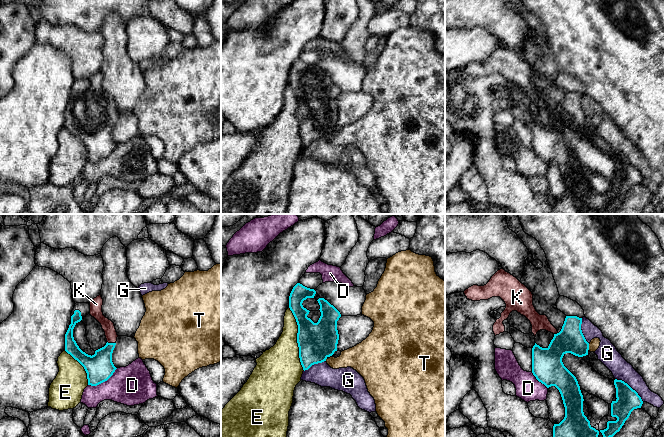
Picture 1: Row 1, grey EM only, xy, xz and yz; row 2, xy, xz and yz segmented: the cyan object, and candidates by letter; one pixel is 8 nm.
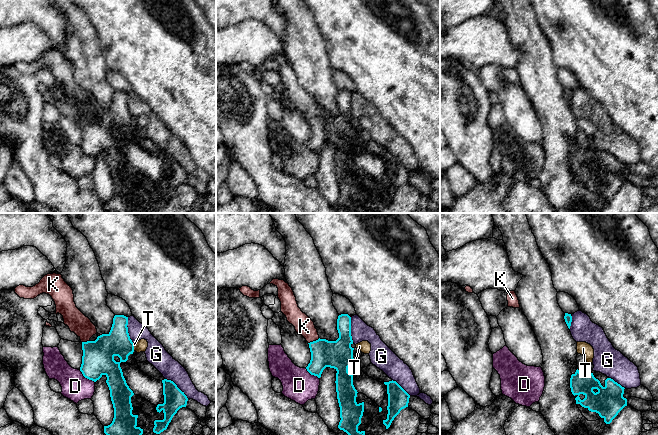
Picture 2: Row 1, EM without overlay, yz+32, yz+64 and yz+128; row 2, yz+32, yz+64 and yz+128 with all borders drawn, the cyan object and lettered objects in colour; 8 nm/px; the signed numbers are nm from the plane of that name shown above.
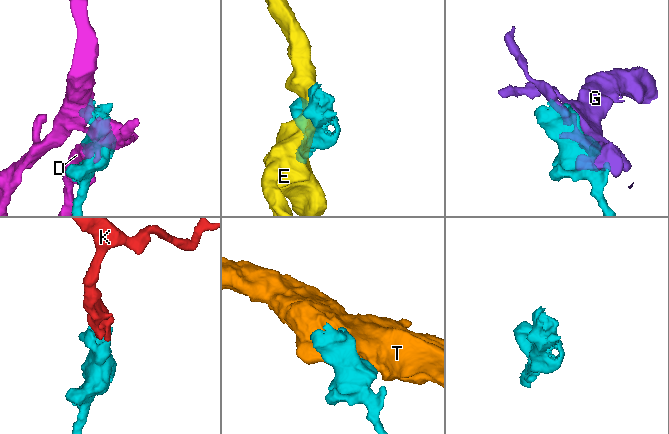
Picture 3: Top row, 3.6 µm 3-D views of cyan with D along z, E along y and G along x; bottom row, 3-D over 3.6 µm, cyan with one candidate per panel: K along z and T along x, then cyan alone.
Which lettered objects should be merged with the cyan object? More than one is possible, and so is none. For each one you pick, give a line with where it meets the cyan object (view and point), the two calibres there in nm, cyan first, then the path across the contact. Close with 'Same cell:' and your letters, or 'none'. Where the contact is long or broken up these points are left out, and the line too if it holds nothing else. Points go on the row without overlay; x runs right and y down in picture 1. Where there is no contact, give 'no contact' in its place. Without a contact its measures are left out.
K: xy (111, 119) | 220/100 nm | across xy (99, 143), (111, 119), (111, 110), (107, 101)
Same cell: K

